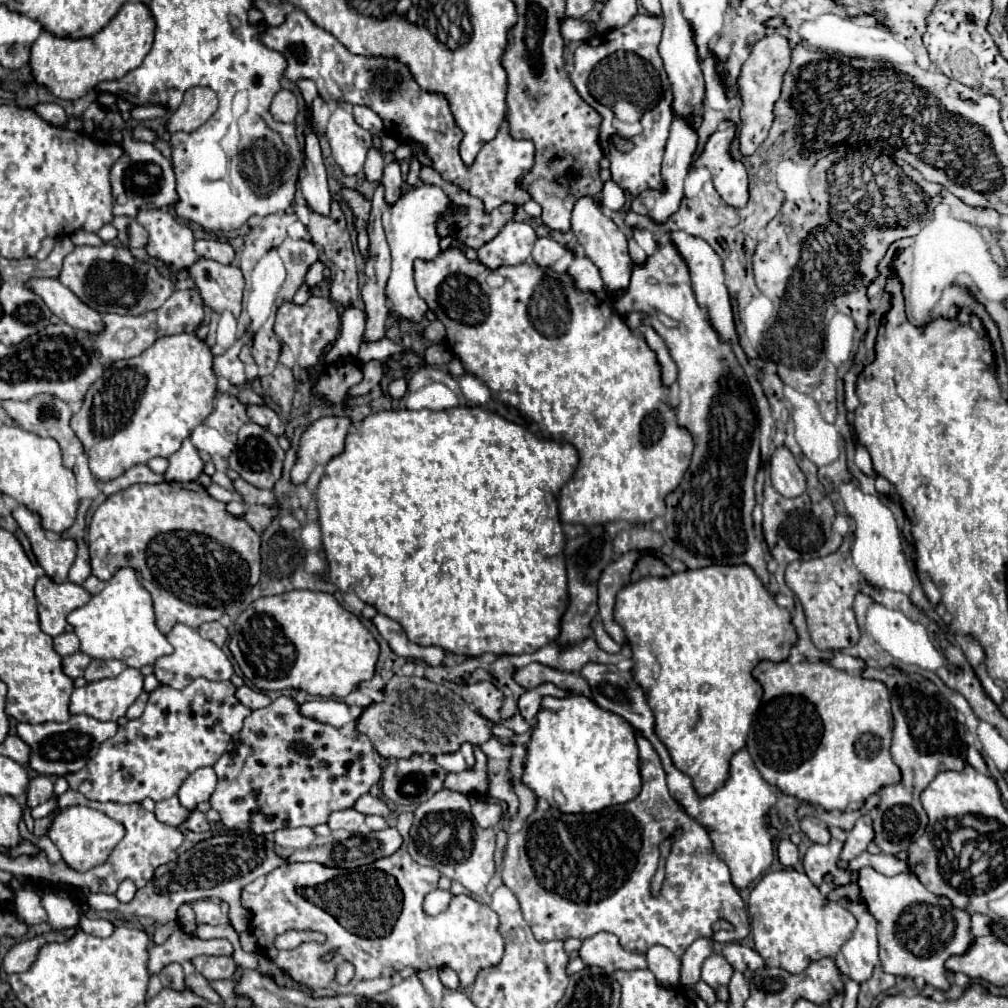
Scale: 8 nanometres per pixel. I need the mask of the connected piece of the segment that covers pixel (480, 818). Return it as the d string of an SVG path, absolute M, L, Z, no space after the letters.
M473 799L471 801L471 813L475 817L475 821L481 825L481 827L493 827L501 821L501 807L497 803L491 803L491 801L481 801L481 799Z

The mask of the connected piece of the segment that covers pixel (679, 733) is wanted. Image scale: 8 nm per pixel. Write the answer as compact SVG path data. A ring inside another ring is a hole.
M711 565L705 569L695 569L695 571L681 571L681 573L673 573L671 577L645 577L637 583L629 583L627 587L623 587L617 593L617 601L615 601L615 611L613 611L615 621L621 625L621 629L625 631L627 643L631 647L633 653L633 681L645 691L647 703L655 715L655 735L659 737L659 741L667 747L673 765L691 777L693 787L697 791L699 797L711 795L715 793L719 787L725 785L727 777L729 777L729 761L733 757L733 753L737 753L739 749L745 747L749 733L749 727L752 726L754 717L759 709L761 697L763 697L763 689L761 685L753 679L751 671L757 663L761 663L763 659L771 659L771 661L783 661L789 657L789 649L795 645L797 641L797 633L795 627L791 625L791 615L787 609L779 607L773 599L773 595L765 589L765 585L759 581L759 577L753 573L753 569L749 565Z

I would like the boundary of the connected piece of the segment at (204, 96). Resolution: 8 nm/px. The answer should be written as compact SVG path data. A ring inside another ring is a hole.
M193 87L185 93L181 107L171 115L167 129L175 131L195 131L217 111L217 95L209 87Z

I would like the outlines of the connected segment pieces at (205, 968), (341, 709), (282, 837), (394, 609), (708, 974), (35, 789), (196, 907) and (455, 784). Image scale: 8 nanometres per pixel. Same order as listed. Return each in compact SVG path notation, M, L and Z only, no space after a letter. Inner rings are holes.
M199 955L191 959L195 969L209 981L213 979L231 979L235 973L235 961L233 957L207 957Z
M335 699L307 701L307 703L299 705L299 711L301 711L301 715L305 715L309 719L329 723L331 727L337 727L337 729L353 721L353 717L349 713L349 707L343 701L335 701Z
M297 827L297 829L283 829L275 831L275 843L281 847L293 847L293 849L305 849L313 845L317 835L309 827Z
M453 407L451 411L391 409L371 413L361 421L359 429L347 435L345 451L325 465L325 475L321 477L315 491L331 583L337 585L343 593L353 591L361 601L373 605L379 613L401 623L407 637L417 645L437 645L445 651L467 657L477 657L483 653L533 653L559 637L559 623L569 603L563 555L565 535L559 521L557 497L561 487L571 479L577 463L579 455L573 445L535 437L525 427L515 425L501 415L481 407Z
M719 953L705 959L705 963L701 967L701 981L705 981L713 989L717 989L719 985L727 985L731 975L733 975L733 967Z
M37 775L29 781L29 787L27 787L27 805L33 809L41 803L45 803L47 799L51 799L53 795L53 783L49 777L45 775Z
M203 899L193 903L193 911L197 915L197 923L209 923L209 925L219 925L223 921L223 913L217 903Z
M475 747L475 767L473 769L465 769L461 773L449 773L445 777L445 789L463 793L463 795L485 795L487 791L487 757L485 753Z

